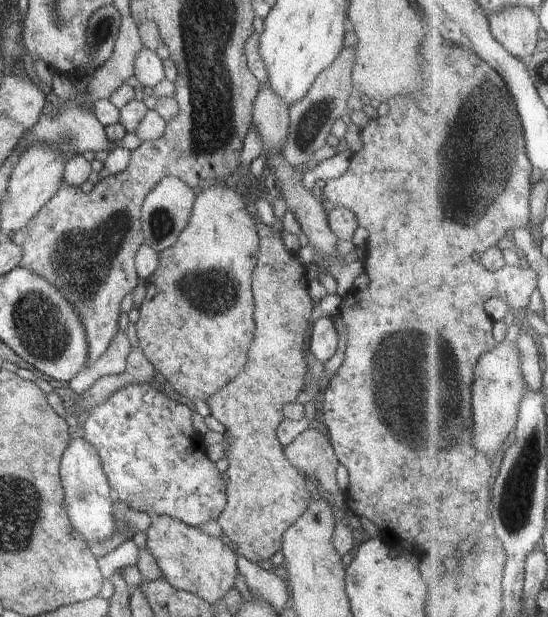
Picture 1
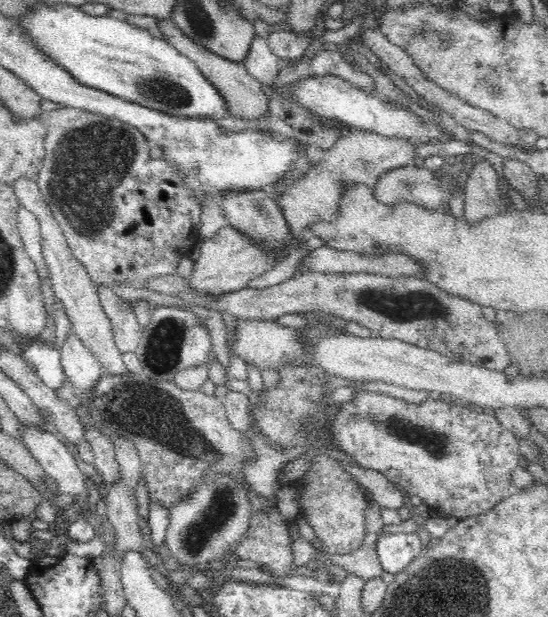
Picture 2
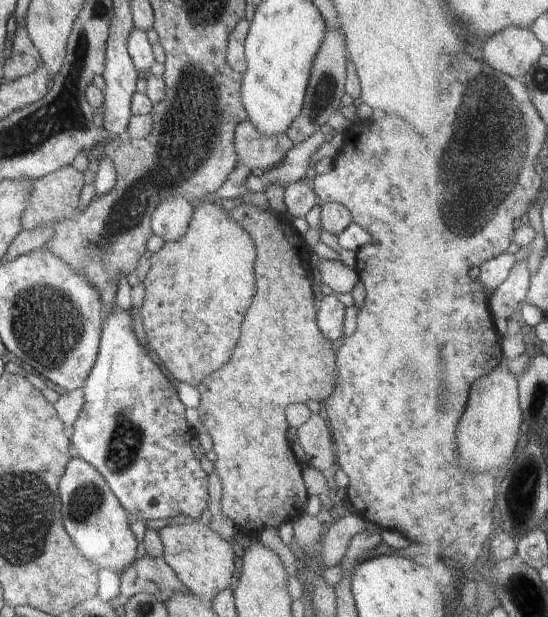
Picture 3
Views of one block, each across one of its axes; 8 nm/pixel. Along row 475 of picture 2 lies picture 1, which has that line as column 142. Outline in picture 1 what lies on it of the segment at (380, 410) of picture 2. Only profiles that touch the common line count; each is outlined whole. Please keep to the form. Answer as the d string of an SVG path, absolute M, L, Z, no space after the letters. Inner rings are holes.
M132 384L132 386L124 386L122 390L114 392L114 394L110 395L110 398L104 400L102 404L98 404L96 408L89 412L86 422L84 422L83 438L86 442L90 443L90 446L94 446L96 449L109 485L114 490L115 498L120 500L120 502L126 504L132 510L146 513L149 517L166 515L176 520L180 520L180 522L188 526L200 529L200 526L204 525L206 522L210 522L210 520L217 521L220 513L226 508L227 488L225 480L221 476L221 472L218 471L215 463L212 462L206 454L204 437L194 430L192 413L192 410L190 410L188 406L179 404L172 400L172 398L168 398L162 389L158 390L158 388L152 388L152 384Z

